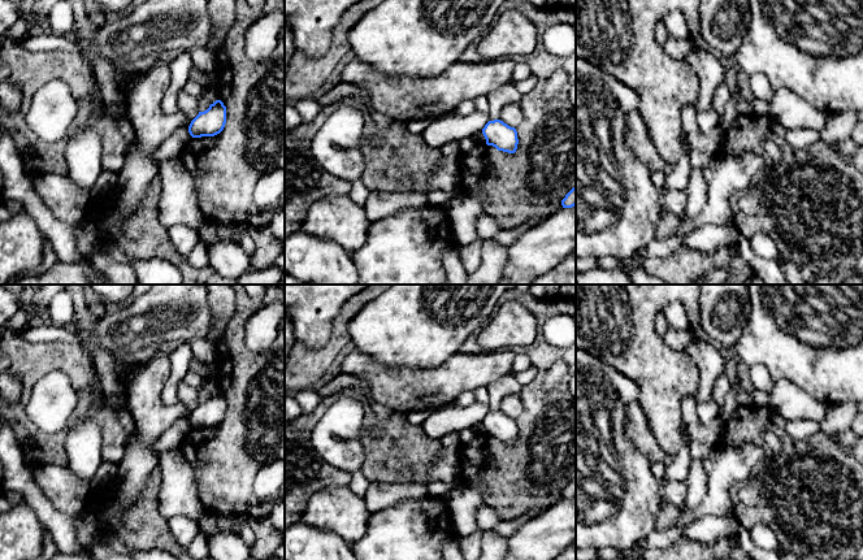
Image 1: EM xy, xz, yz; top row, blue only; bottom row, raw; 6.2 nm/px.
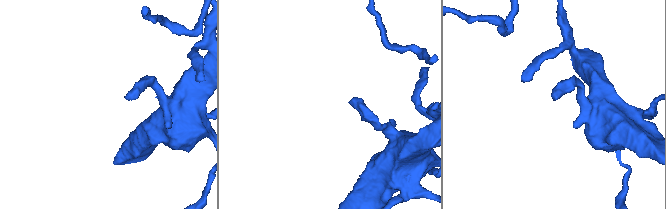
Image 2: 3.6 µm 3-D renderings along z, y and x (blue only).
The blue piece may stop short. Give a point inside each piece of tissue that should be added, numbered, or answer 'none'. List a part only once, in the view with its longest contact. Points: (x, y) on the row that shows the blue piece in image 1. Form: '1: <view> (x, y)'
none

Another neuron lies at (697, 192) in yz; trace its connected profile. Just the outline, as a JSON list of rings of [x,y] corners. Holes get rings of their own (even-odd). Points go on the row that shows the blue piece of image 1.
[[[702,169],[691,170],[689,183],[685,190],[688,191],[688,201],[684,210],[682,221],[691,220],[706,205],[707,188]]]

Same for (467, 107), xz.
[[[464,100],[459,103],[448,114],[446,116],[456,116],[456,117],[464,117],[469,116],[476,110],[476,105],[473,100]]]

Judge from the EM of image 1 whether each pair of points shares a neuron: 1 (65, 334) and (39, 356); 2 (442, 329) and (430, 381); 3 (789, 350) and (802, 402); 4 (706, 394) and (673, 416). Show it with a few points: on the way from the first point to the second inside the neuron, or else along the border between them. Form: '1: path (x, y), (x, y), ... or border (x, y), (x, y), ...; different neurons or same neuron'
1: border (29, 341), (68, 341), (77, 343), (87, 351); different neurons
2: border (458, 351), (442, 363), (432, 367), (403, 365); different neurons
3: border (773, 380), (788, 380), (824, 404); different neurons
4: border (697, 365), (698, 390), (693, 395); different neurons

